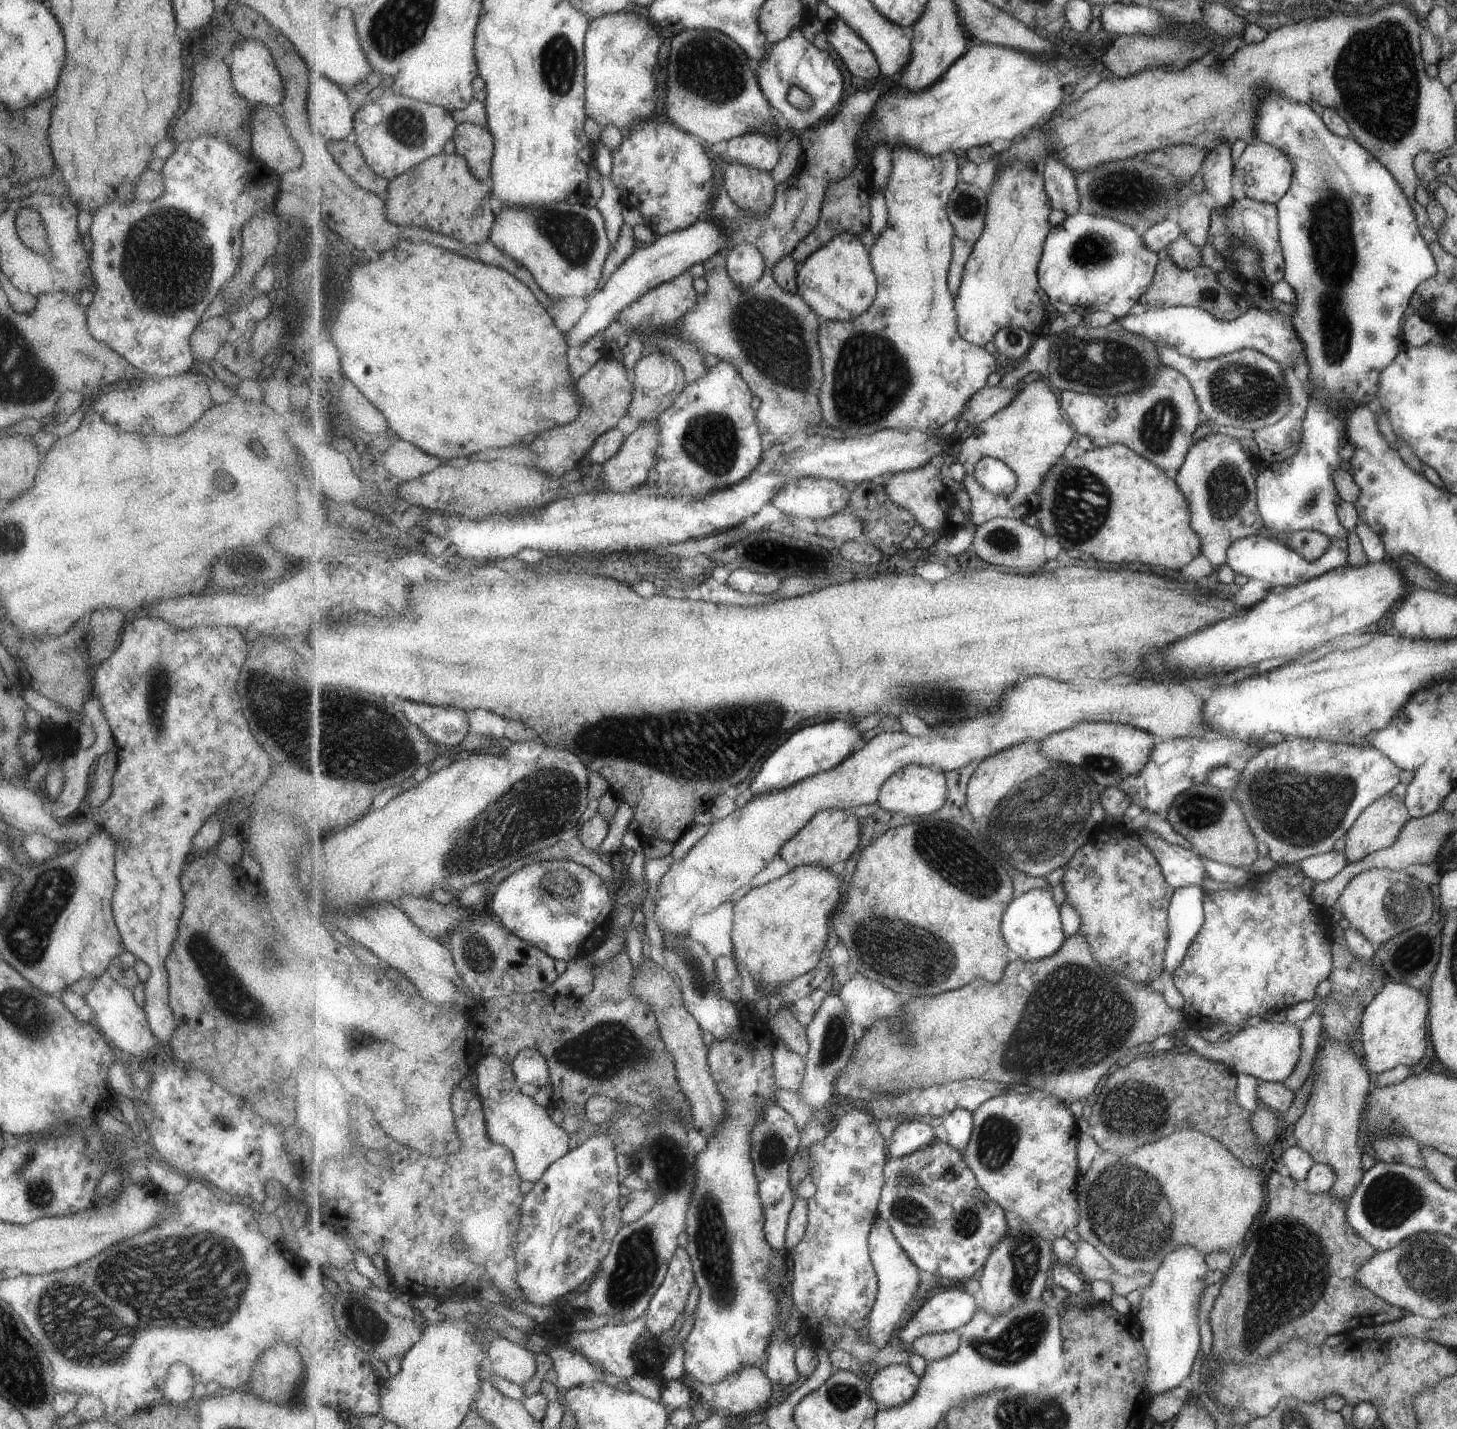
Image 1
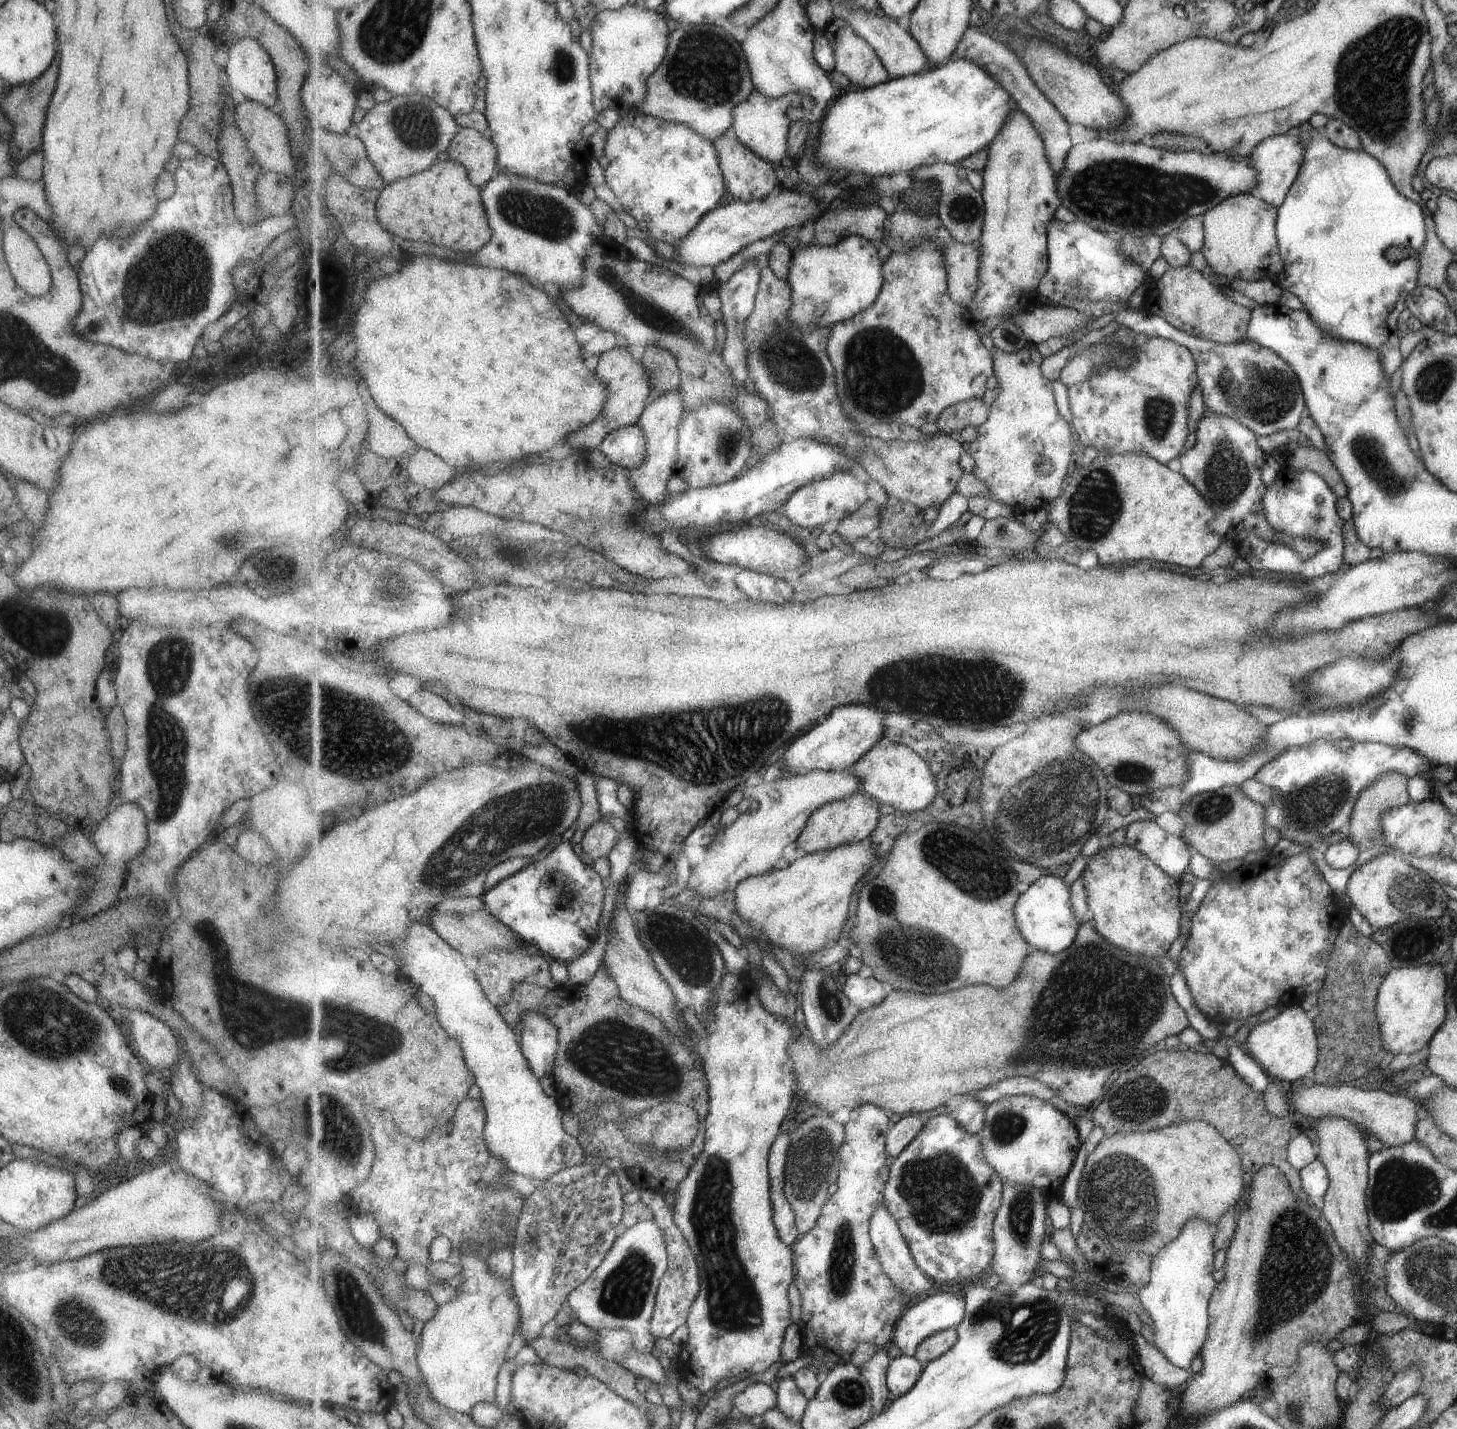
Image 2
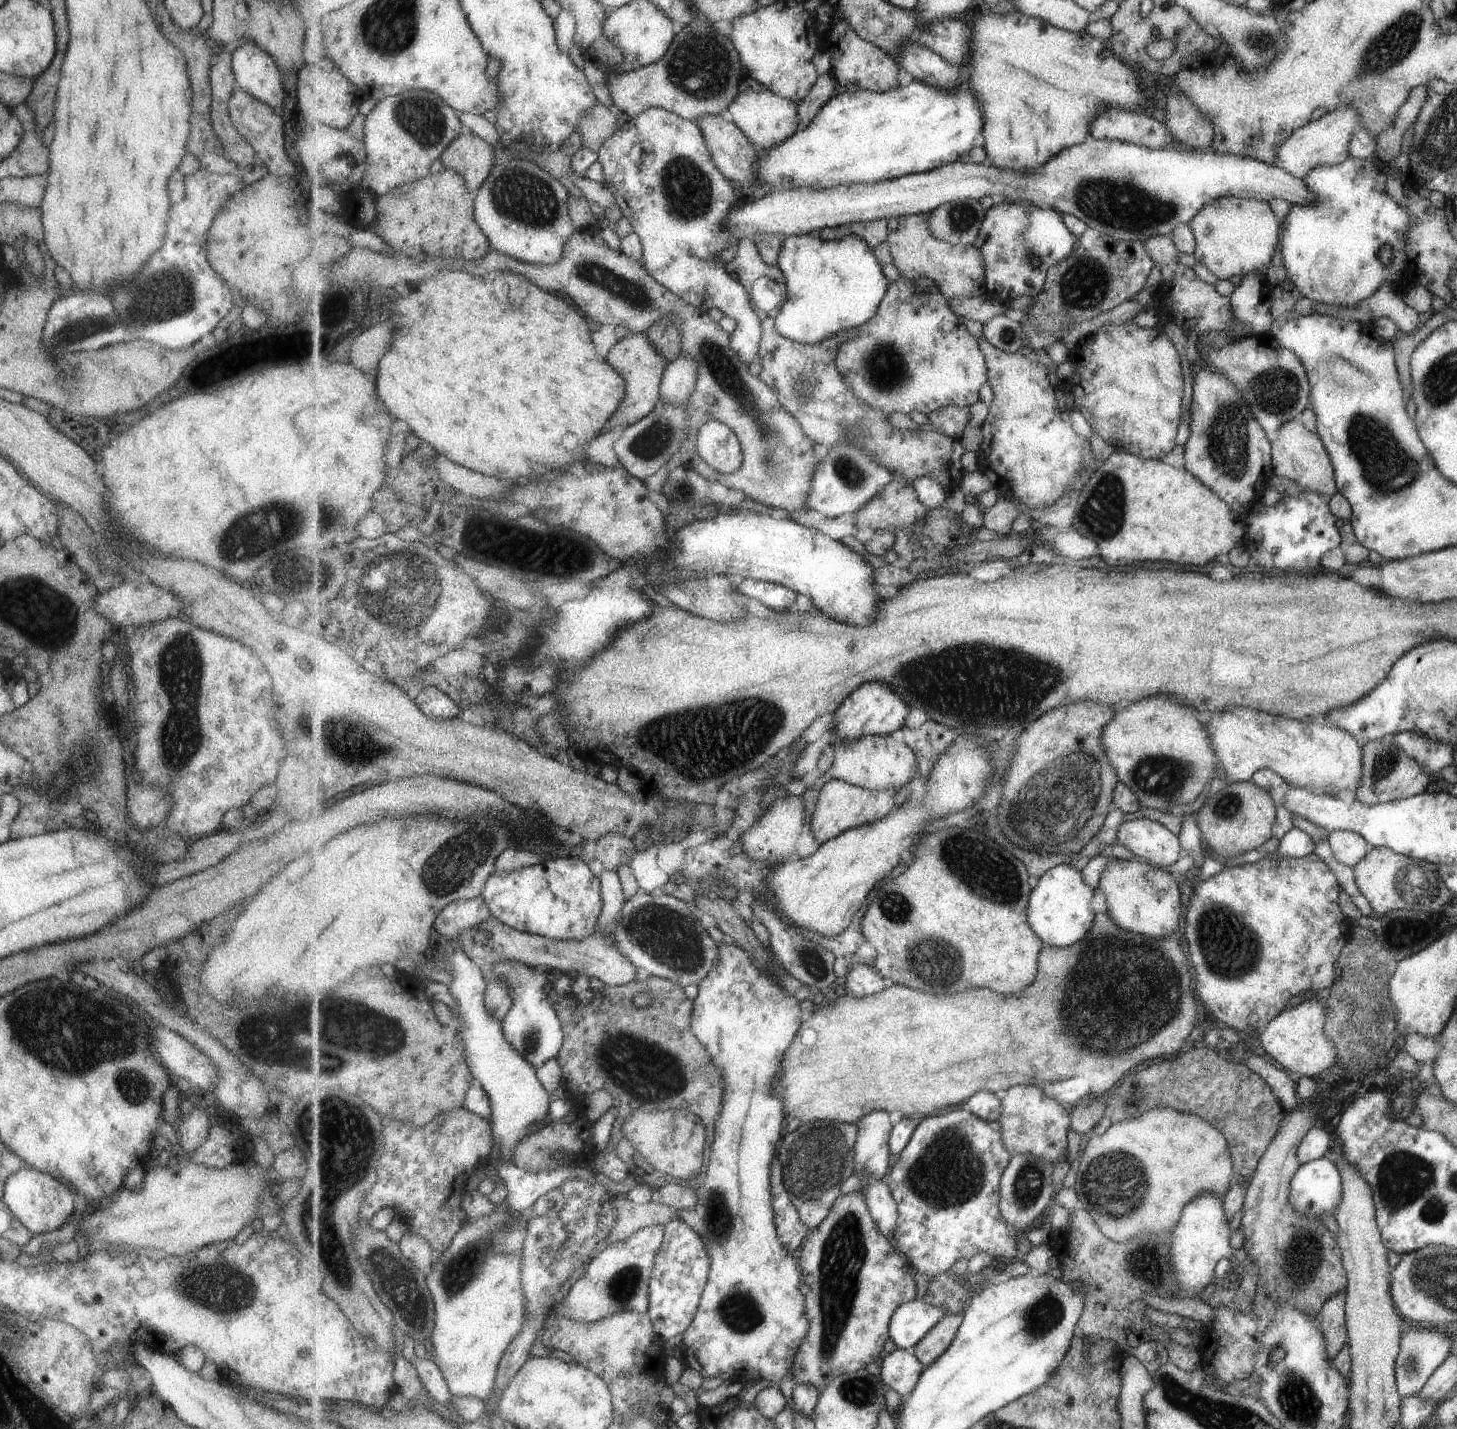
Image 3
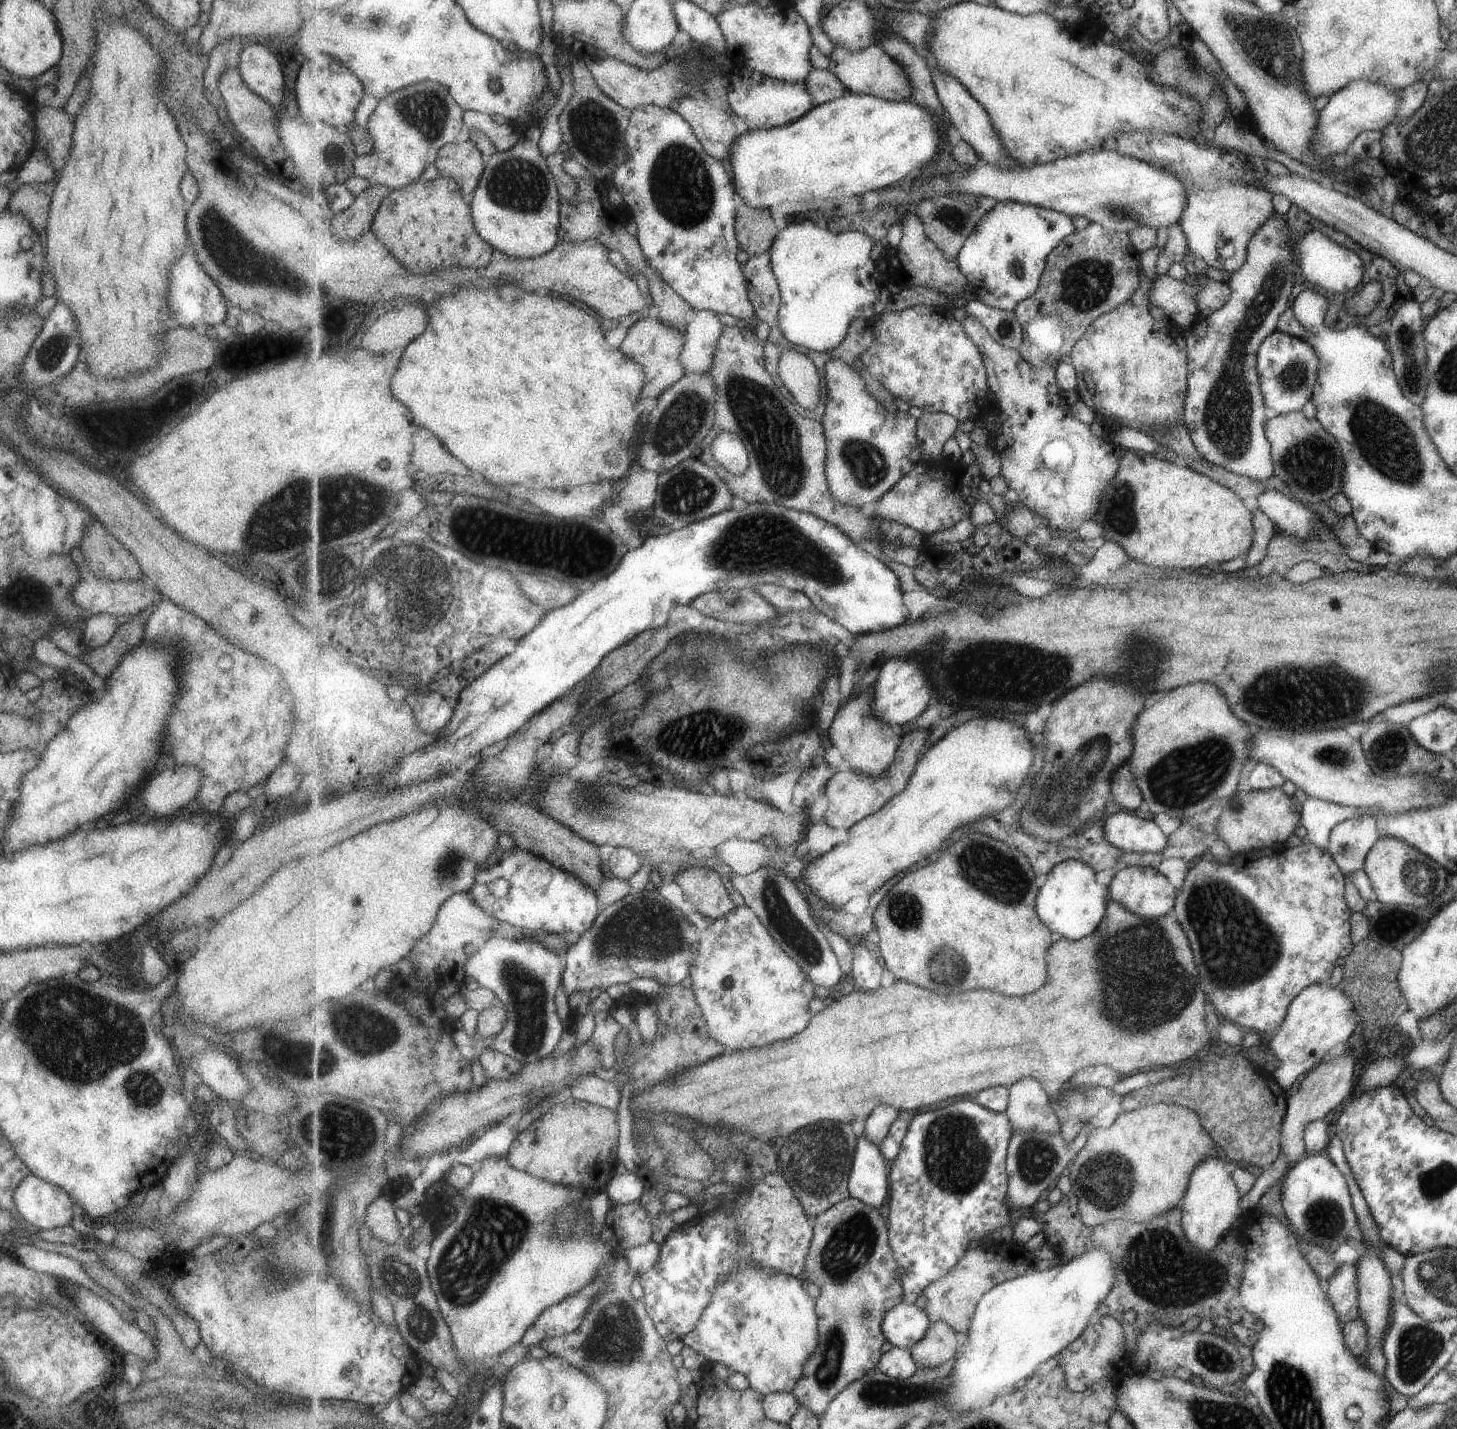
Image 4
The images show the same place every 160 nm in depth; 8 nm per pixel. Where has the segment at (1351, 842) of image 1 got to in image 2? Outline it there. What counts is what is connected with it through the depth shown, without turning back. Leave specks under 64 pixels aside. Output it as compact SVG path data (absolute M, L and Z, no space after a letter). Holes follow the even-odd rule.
M1387 771L1363 788L1350 812L1347 839L1355 842L1356 846L1364 840L1380 838L1381 813L1405 805L1410 800L1407 795L1408 778L1404 774Z

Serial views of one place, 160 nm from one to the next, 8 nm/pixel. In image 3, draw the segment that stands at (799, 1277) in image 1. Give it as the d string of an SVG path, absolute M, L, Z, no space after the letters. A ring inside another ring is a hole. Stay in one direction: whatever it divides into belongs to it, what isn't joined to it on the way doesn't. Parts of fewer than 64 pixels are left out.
M873 1111L860 1118L856 1144L856 1170L865 1169L876 1177L884 1178L891 1158L890 1138L894 1129L889 1111ZM862 1191L841 1194L827 1218L810 1231L796 1256L802 1282L810 1287L806 1295L810 1332L799 1349L793 1382L795 1387L815 1387L821 1394L842 1374L862 1371L869 1364L881 1361L879 1356L883 1346L892 1336L890 1322L895 1311L917 1296L917 1284L907 1258L898 1250L895 1242L891 1242L891 1238L879 1231Z

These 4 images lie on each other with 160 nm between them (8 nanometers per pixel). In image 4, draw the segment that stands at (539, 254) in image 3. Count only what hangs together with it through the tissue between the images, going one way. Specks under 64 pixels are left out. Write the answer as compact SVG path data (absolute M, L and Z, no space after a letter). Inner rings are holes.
M528 128L512 150L493 154L487 160L478 190L469 198L479 235L494 249L516 258L541 257L560 242L562 200L555 176L539 148L543 128Z

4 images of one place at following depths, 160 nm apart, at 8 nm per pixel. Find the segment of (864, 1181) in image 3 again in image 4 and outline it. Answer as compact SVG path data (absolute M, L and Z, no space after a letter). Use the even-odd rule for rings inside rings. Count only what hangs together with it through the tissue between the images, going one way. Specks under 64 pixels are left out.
M861 1135L849 1175L851 1197L873 1208L884 1210L890 1198L891 1180L885 1156L869 1138Z

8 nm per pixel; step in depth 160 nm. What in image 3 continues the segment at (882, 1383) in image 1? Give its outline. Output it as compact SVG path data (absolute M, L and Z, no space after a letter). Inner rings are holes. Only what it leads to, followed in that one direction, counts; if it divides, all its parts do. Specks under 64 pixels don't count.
M901 1348L887 1354L880 1361L880 1366L881 1375L887 1386L904 1399L916 1389L925 1367L913 1350Z

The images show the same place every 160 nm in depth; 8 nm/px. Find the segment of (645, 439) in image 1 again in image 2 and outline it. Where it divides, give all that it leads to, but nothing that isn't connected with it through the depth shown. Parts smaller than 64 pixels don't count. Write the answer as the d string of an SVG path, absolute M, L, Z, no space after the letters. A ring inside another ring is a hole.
M677 387L667 394L663 393L650 400L646 412L643 413L639 425L645 431L646 439L646 461L641 467L631 471L630 479L634 487L642 494L651 505L663 505L666 497L671 496L668 491L668 482L675 475L678 461L680 424L684 413L684 398L681 388Z

